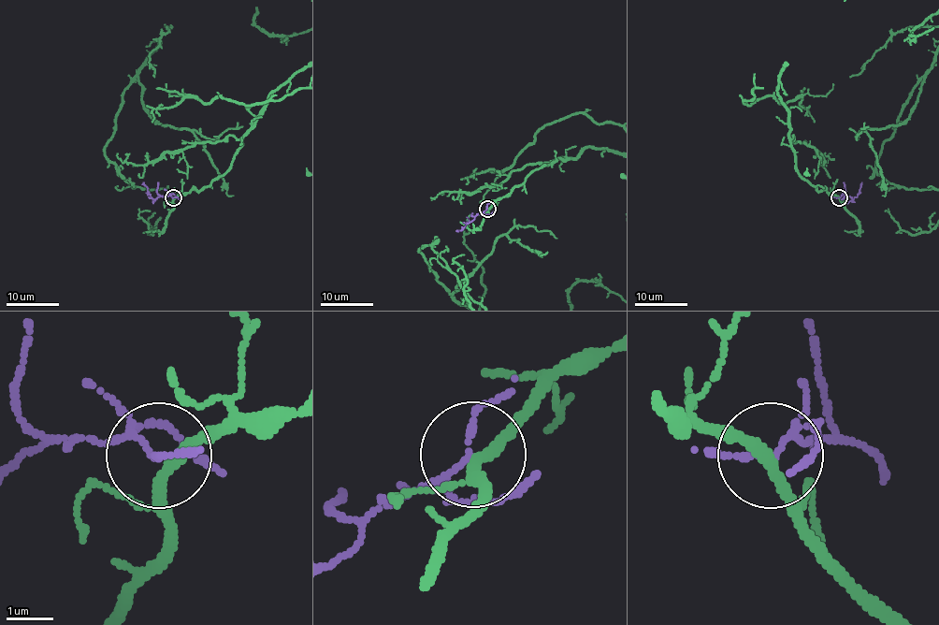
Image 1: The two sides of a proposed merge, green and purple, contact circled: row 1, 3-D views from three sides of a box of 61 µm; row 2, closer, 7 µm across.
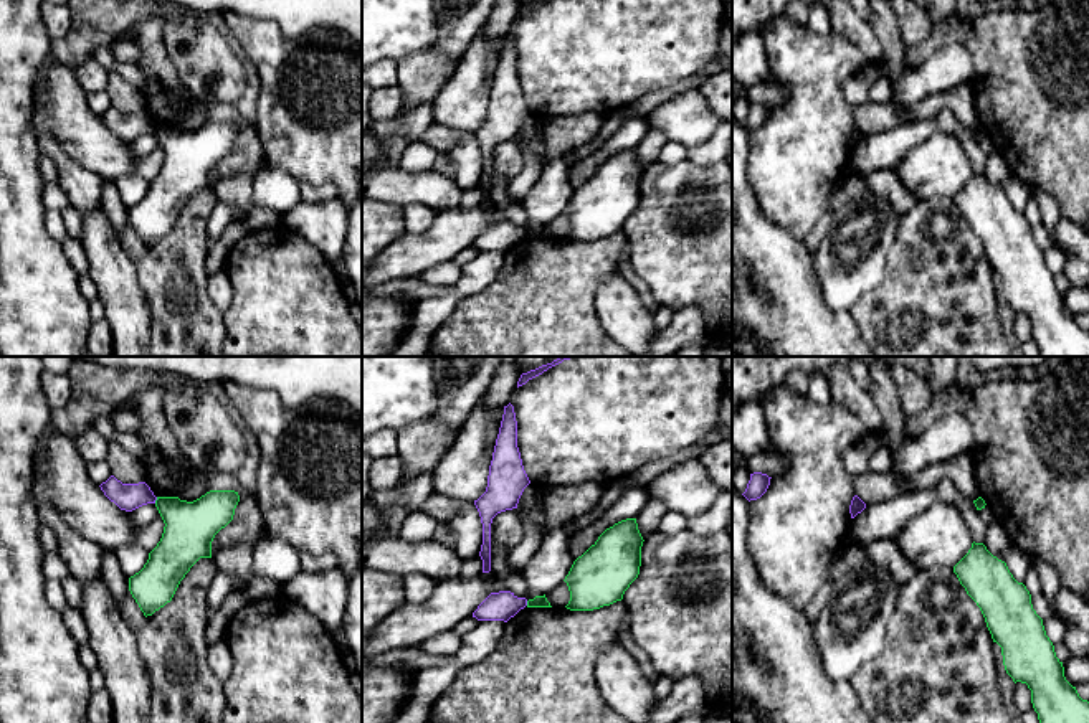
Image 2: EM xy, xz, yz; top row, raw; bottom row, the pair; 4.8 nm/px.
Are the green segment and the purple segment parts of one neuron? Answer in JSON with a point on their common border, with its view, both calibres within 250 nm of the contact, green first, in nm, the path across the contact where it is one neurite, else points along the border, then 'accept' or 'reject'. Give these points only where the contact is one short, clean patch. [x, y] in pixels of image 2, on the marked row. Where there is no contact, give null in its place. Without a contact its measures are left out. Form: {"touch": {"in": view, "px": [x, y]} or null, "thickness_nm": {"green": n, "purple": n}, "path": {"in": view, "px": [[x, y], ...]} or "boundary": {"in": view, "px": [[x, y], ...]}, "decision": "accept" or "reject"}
{"touch": {"in": "xy", "px": [156, 500]}, "thickness_nm": {"green": 260, "purple": 130}, "boundary": {"in": "xy", "px": [[157, 497], [154, 502]]}, "decision": "reject"}

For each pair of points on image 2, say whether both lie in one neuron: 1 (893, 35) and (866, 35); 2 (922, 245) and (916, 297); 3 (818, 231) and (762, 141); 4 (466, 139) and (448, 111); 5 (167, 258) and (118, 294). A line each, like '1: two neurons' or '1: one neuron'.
1: two neurons
2: one neuron
3: two neurons
4: two neurons
5: two neurons

